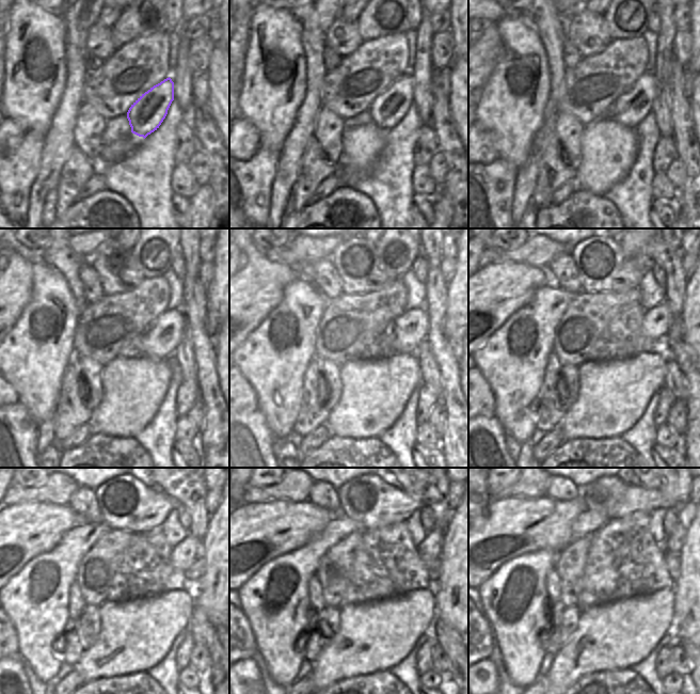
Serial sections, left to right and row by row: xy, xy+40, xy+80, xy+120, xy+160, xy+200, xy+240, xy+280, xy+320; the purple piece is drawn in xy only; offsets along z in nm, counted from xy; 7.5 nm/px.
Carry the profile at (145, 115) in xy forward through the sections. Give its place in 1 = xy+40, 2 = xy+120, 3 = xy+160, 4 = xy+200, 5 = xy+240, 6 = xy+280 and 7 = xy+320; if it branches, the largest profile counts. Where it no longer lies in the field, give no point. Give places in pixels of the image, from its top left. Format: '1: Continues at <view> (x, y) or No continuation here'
1: Continues at xy+40 (388, 108)
2: Continues at xy+120 (160, 342)
3: Continues at xy+160 (411, 328)
4: Continues at xy+200 (657, 320)
5: Continues at xy+240 (183, 555)
6: Continues at xy+280 (430, 548)
7: Continues at xy+320 (673, 541).

